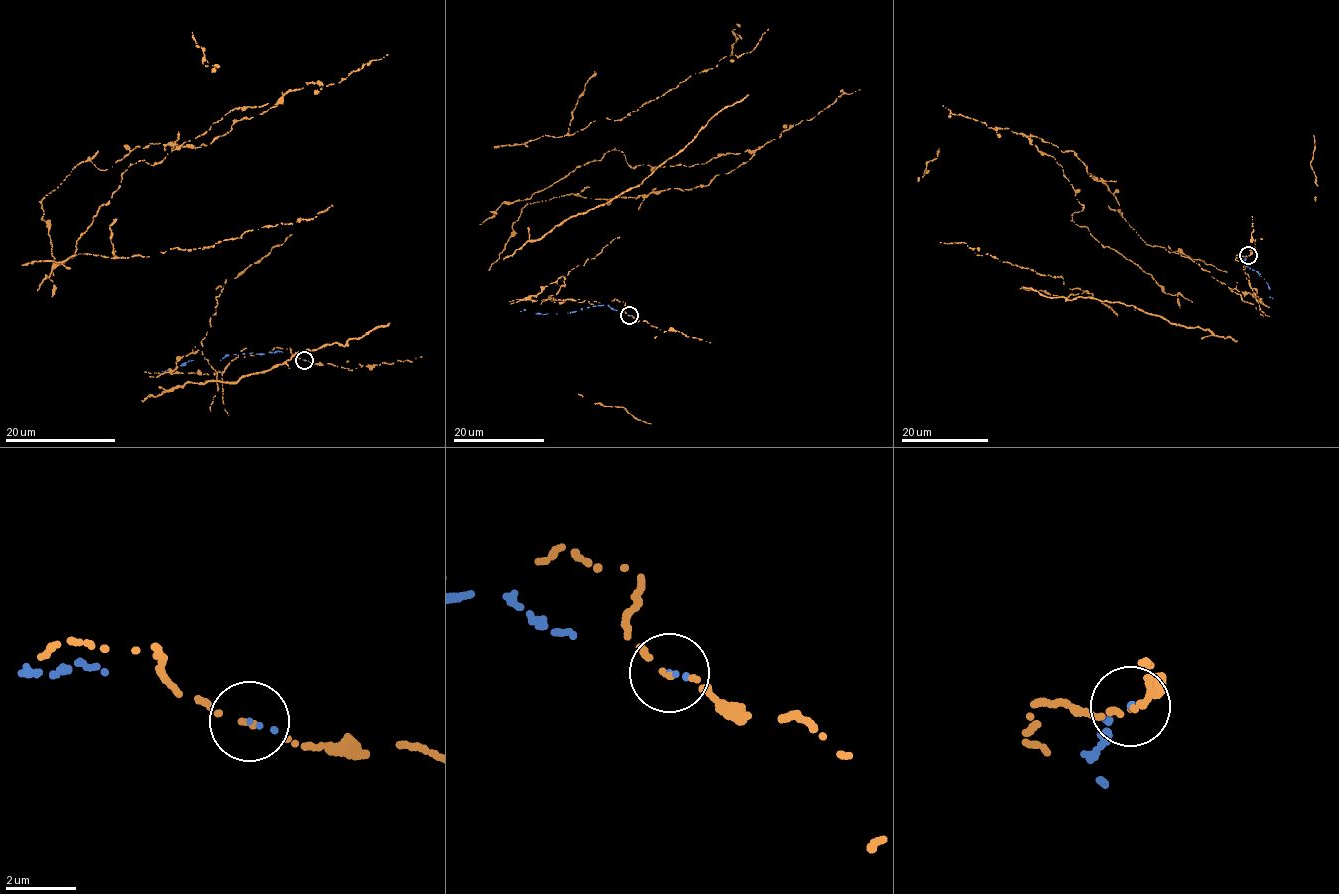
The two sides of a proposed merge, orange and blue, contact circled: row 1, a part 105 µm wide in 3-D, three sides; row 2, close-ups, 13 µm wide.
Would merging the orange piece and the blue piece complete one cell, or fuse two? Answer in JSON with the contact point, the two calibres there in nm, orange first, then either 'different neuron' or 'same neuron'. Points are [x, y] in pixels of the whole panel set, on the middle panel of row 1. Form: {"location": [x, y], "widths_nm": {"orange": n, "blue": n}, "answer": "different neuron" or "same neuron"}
{"location": [629, 315], "widths_nm": {"orange": 100, "blue": 70}, "answer": "different neuron"}

